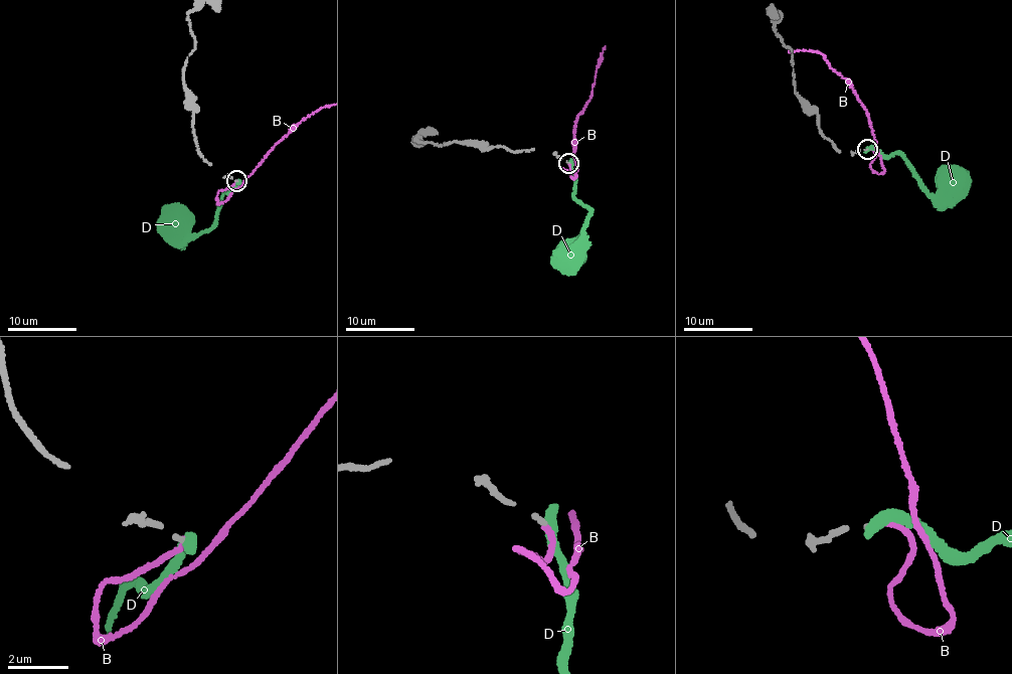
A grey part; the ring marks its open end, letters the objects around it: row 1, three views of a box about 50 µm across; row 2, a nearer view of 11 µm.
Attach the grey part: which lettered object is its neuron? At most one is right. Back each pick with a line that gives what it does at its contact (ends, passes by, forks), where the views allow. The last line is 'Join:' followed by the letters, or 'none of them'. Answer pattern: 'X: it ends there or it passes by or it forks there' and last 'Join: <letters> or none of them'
B: it ends there
Join: B

